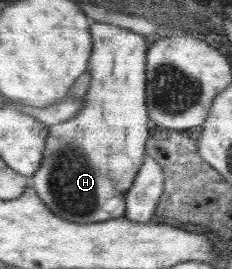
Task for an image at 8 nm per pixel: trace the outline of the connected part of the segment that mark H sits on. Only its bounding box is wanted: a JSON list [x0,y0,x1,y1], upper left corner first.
[29,21,151,224]

